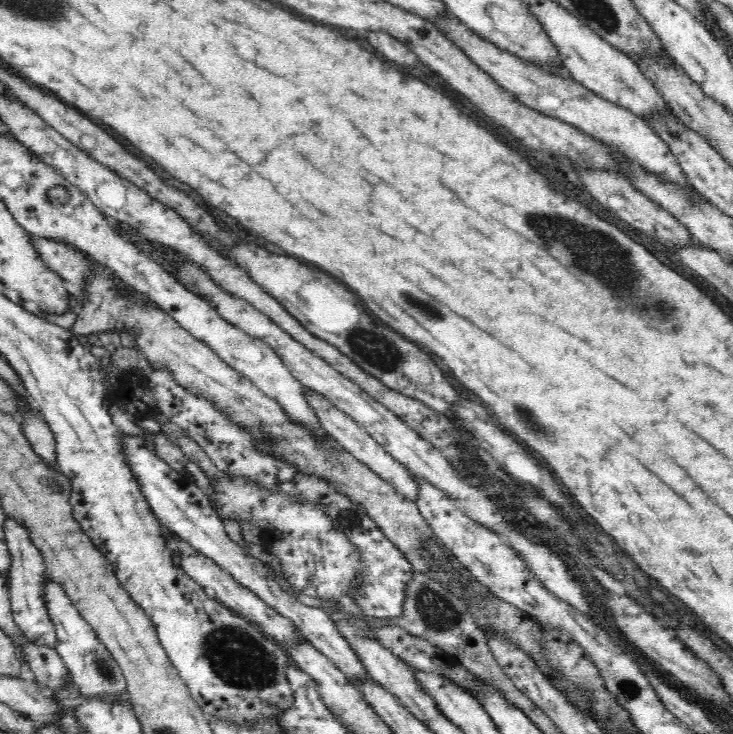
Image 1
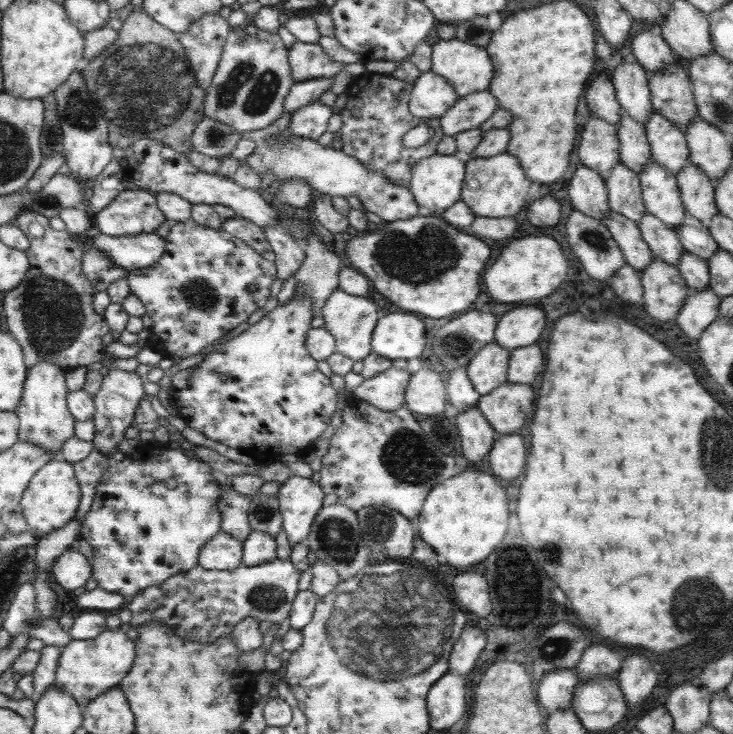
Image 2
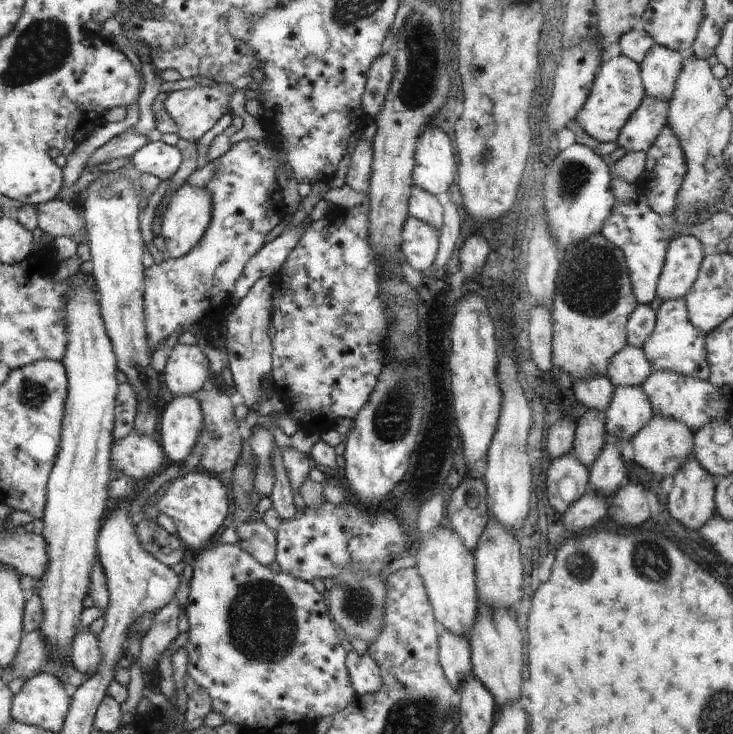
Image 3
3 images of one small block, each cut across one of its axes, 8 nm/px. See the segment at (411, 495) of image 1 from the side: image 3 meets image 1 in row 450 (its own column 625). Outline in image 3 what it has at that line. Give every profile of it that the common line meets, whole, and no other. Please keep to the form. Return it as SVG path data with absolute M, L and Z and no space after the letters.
M626 345L609 362L607 377L614 387L640 387L652 374L652 368L641 348Z

